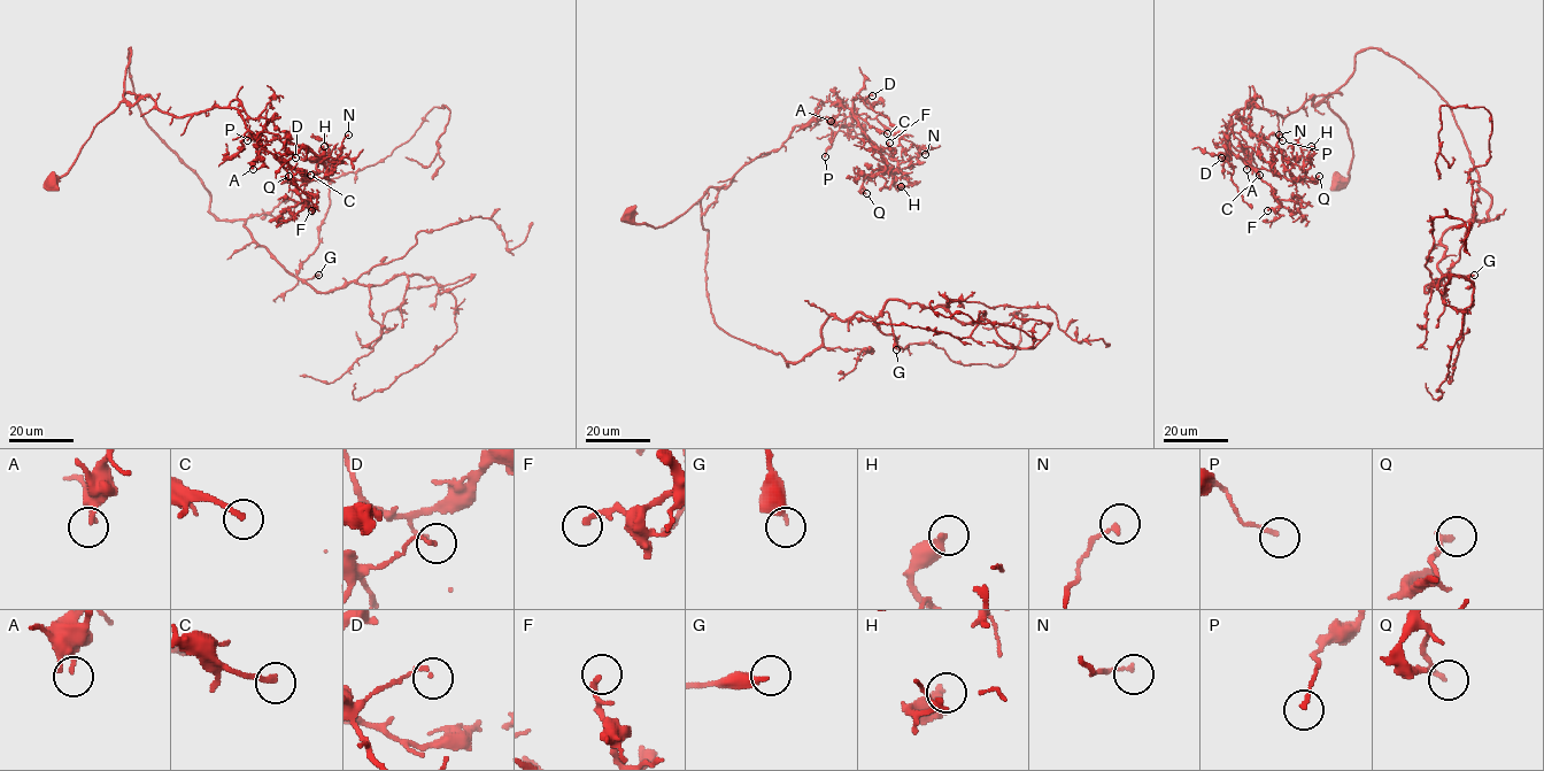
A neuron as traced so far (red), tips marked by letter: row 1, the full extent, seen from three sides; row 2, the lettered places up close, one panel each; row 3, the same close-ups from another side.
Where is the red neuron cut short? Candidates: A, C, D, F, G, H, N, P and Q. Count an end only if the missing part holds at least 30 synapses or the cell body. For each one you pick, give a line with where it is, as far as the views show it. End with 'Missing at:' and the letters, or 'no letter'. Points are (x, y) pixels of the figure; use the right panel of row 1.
C: (1259, 175)
Missing at: C

